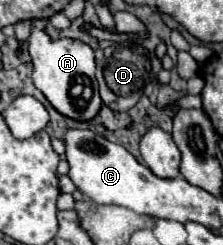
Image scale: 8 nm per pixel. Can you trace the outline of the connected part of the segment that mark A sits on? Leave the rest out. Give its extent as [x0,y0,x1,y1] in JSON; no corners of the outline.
[29,20,103,122]

